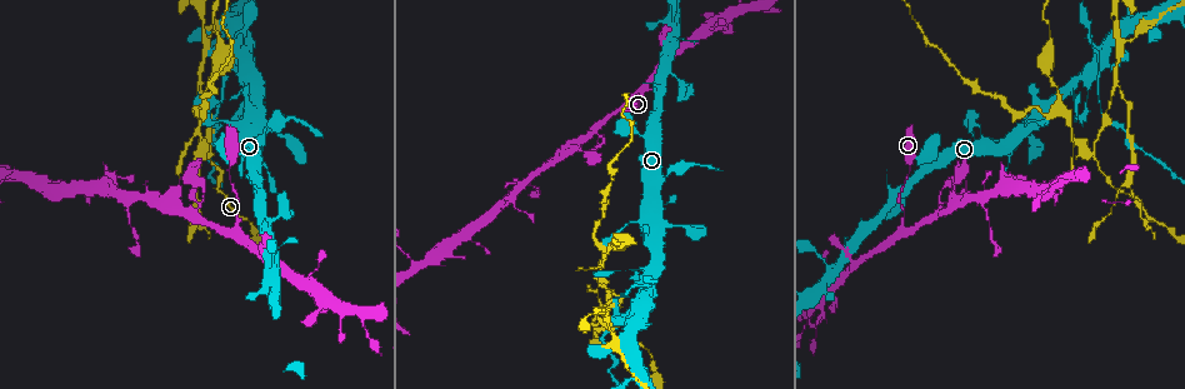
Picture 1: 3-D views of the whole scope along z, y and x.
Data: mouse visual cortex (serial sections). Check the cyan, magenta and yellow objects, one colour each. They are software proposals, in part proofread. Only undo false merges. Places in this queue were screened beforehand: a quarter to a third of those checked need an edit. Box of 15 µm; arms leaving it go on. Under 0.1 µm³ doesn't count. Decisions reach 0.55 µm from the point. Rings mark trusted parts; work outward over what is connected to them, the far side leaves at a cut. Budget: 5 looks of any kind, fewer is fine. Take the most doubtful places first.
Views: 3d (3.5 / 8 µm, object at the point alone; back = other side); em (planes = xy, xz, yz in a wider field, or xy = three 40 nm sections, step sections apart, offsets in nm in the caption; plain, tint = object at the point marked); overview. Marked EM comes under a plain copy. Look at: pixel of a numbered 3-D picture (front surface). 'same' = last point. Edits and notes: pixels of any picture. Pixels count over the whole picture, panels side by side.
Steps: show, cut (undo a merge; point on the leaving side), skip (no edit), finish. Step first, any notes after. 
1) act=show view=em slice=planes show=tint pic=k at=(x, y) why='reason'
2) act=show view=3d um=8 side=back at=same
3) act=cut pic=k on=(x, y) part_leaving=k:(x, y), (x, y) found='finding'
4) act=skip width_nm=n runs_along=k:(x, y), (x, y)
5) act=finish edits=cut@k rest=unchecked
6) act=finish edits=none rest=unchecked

act=show view=3d um=8 pic=1 at=(209, 157) why='two arms in line, one across'

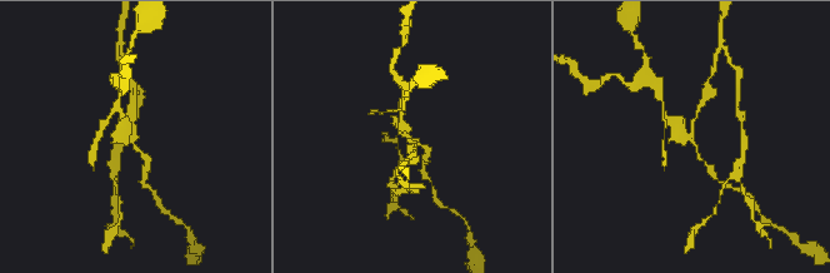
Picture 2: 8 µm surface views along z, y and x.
act=show view=em slice=planes show=tint pic=2 at=(692, 138) why='shape alone is not enough'

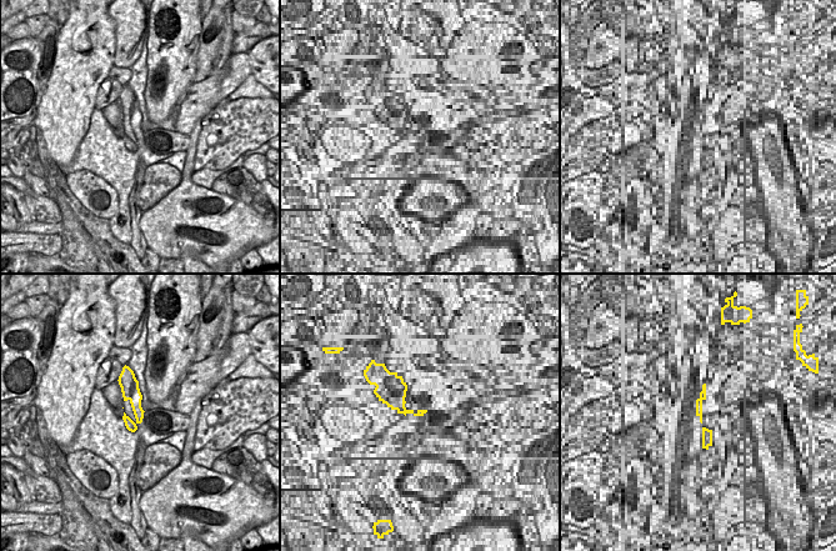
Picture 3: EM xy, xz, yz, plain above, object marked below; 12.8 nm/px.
act=cut pic=2 on=(130, 110) arm_widths_nm=150,150,300 found='a second cell is stuck on'

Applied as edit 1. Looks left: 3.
act=show view=3d um=3.5 pic=1 at=(900, 230) why='three arms meet'

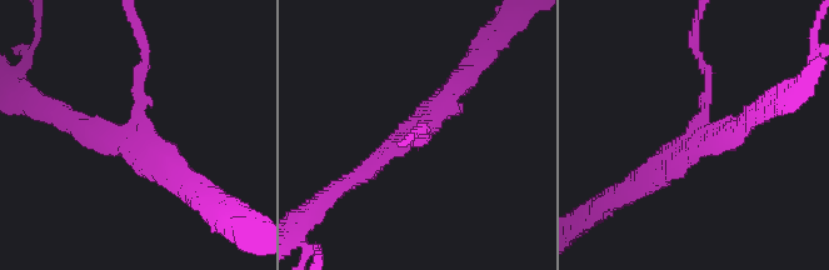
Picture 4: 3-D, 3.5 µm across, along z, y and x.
act=show view=em slice=planes show=tint pic=4 at=(140, 128) arms=3 arm_widths_nm=150,250,300 why='shape alone is not enough'

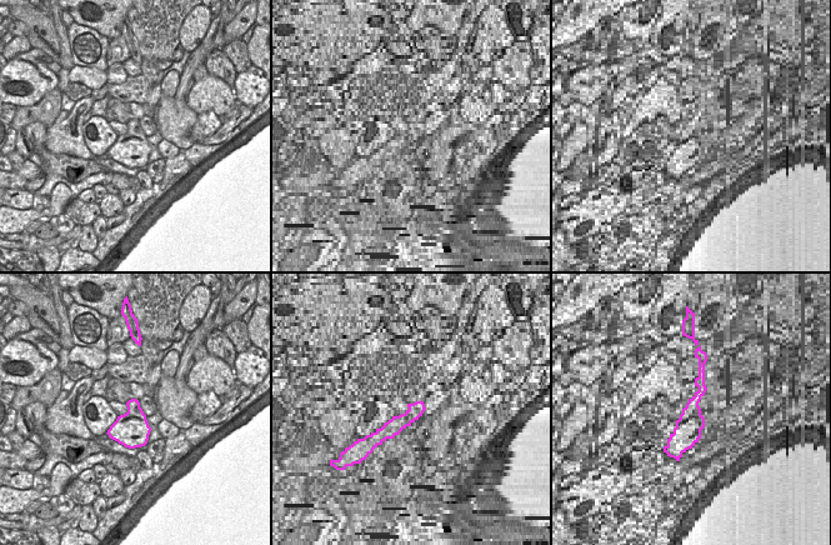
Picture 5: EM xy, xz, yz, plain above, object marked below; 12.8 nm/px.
act=skip runs_along=4:(143, 49), (139, 126), (74, 123) found='all the same cell'

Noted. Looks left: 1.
act=finish edits=cut@2 rest=unchecked

